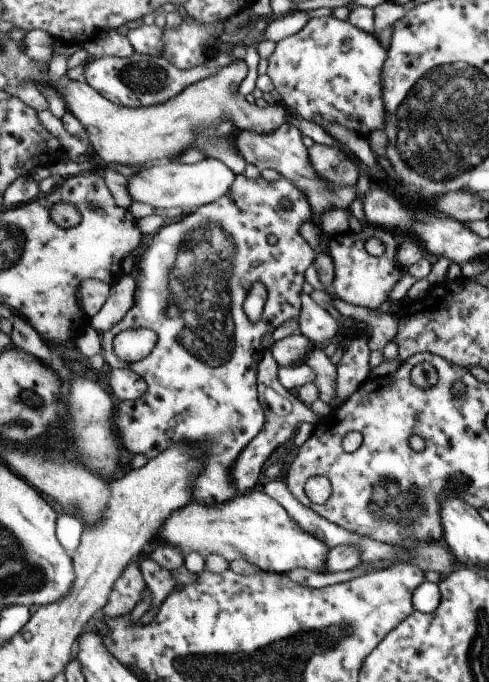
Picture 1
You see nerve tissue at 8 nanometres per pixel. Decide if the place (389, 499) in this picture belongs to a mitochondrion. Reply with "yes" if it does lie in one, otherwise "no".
yes

